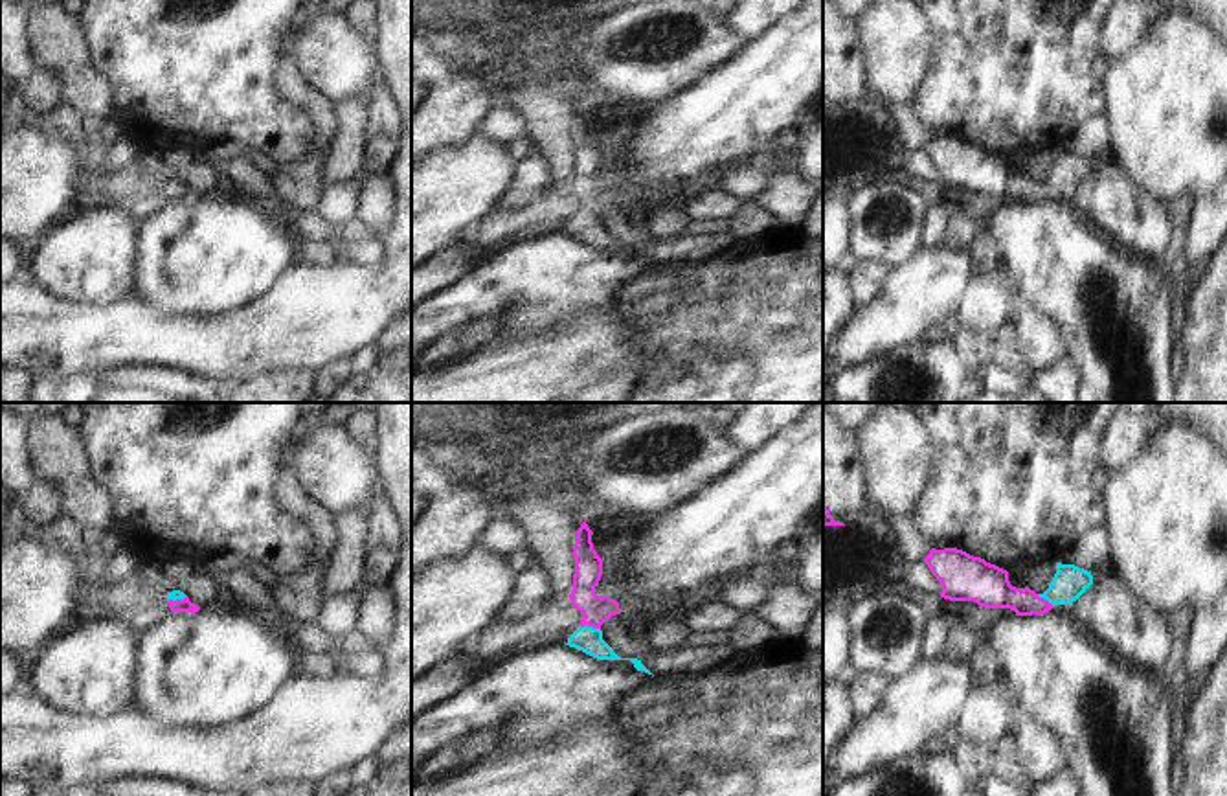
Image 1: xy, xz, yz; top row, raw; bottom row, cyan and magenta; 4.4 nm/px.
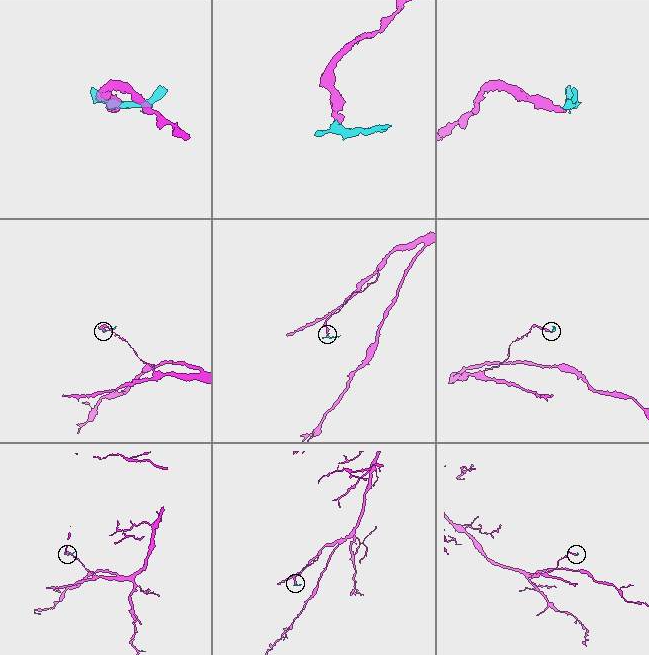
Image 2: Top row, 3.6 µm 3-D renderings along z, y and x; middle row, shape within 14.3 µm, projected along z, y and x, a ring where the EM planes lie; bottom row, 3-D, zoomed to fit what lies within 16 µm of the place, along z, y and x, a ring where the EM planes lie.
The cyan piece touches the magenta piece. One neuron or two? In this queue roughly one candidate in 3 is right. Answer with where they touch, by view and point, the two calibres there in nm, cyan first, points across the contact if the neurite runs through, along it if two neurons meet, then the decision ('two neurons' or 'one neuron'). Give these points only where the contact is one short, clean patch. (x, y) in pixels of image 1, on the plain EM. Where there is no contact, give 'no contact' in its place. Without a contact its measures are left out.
xz (590, 216) | 120/130 nm | across xz (588, 228), (590, 216), (596, 197) | one neuron

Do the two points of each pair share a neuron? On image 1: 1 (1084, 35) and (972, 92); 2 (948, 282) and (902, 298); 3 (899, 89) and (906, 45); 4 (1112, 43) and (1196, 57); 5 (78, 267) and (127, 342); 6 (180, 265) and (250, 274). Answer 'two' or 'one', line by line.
1: one
2: one
3: one
4: two
5: two
6: one

